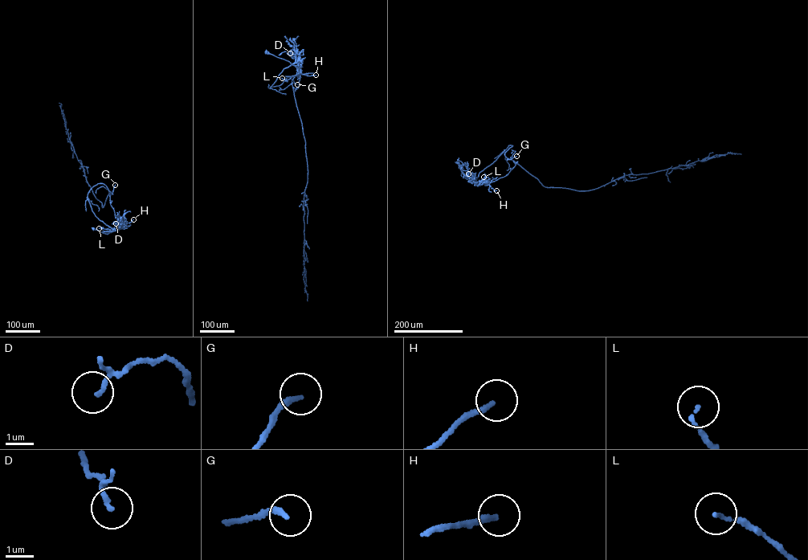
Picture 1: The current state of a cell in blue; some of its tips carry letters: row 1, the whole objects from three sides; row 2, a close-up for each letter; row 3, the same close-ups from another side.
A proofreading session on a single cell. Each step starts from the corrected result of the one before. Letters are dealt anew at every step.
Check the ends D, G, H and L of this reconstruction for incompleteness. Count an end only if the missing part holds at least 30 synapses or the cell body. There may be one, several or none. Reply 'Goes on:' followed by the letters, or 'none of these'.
Goes on: G

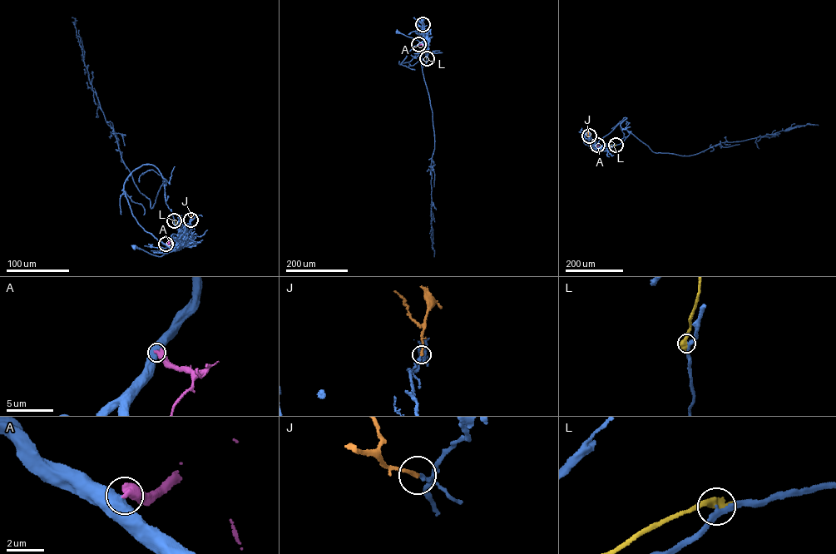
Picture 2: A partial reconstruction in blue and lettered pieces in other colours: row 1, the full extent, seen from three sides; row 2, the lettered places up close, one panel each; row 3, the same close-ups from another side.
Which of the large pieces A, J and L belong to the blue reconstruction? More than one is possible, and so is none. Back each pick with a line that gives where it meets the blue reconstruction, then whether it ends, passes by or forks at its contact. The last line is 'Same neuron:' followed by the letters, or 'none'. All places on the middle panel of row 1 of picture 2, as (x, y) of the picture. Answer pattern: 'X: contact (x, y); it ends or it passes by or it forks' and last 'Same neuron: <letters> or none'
J: contact (422, 24); it ends
Same neuron: J

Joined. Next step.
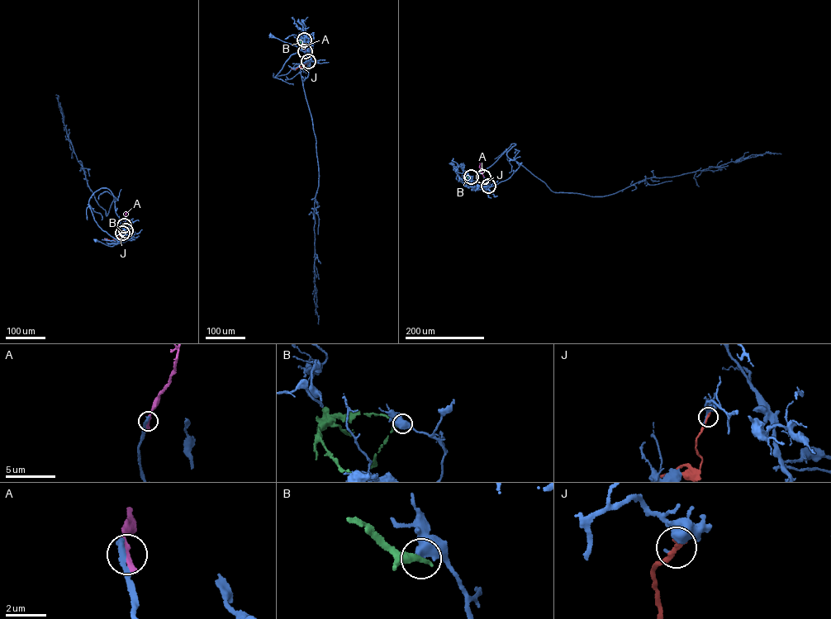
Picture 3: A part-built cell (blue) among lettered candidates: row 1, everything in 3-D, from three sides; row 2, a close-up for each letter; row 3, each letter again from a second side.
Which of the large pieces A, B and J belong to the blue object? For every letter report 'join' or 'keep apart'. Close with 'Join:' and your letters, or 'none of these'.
A: keep apart
B: keep apart
J: keep apart
Join: none of these

